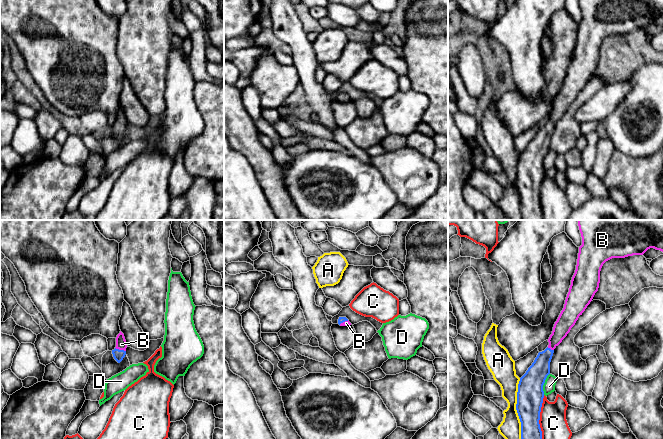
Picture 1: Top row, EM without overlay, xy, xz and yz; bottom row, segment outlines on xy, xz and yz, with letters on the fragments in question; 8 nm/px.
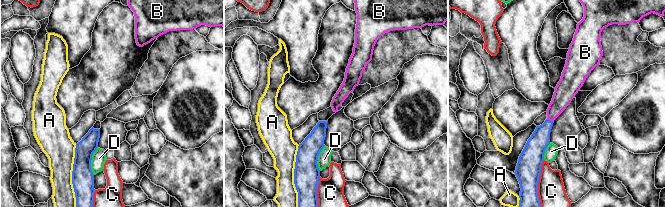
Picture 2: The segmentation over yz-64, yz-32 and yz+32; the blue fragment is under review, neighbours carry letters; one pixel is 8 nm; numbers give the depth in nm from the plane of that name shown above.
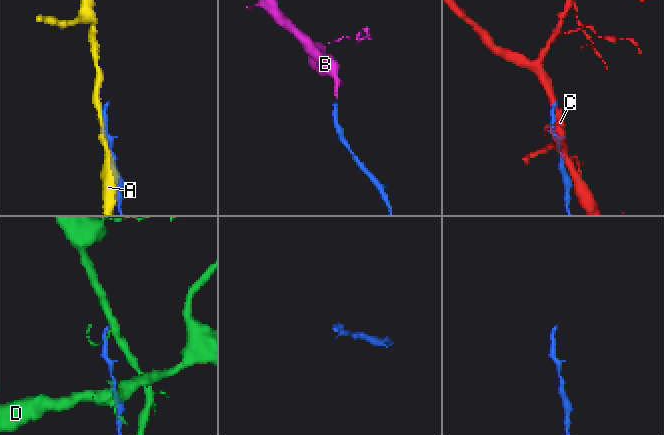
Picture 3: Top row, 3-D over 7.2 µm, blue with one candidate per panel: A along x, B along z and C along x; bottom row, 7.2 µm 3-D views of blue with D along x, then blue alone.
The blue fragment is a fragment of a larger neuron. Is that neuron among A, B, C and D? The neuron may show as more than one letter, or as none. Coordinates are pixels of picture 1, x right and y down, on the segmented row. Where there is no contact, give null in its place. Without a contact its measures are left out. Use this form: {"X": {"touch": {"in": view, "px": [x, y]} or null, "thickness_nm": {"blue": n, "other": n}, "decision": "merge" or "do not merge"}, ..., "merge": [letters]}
{"A": {"touch": {"in": "yz", "px": [516, 408]}, "thickness_nm": {"blue": 220, "other": 180}, "decision": "do not merge"}, "B": {"touch": {"in": "xy", "px": [120, 350]}, "thickness_nm": {"blue": 90, "other": 90}, "decision": "merge"}, "C": {"touch": {"in": "yz", "px": [539, 417]}, "thickness_nm": {"blue": 220, "other": 220}, "decision": "do not merge"}, "D": {"touch": {"in": "yz", "px": [543, 384]}, "thickness_nm": {"blue": 220, "other": 100}, "decision": "do not merge"}, "merge": ["B"]}

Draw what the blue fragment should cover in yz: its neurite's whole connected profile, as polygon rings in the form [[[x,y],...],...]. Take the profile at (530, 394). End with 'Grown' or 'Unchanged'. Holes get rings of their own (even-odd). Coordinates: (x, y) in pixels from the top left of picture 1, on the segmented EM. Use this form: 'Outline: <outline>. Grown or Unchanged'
Outline: [[[578,220],[578,226],[582,245],[564,308],[554,324],[548,347],[538,353],[518,384],[516,410],[521,422],[521,439],[542,439],[539,420],[544,398],[543,385],[550,374],[554,349],[567,336],[598,291],[603,264],[612,258],[643,255],[650,248],[663,252],[663,220]]]. Grown

